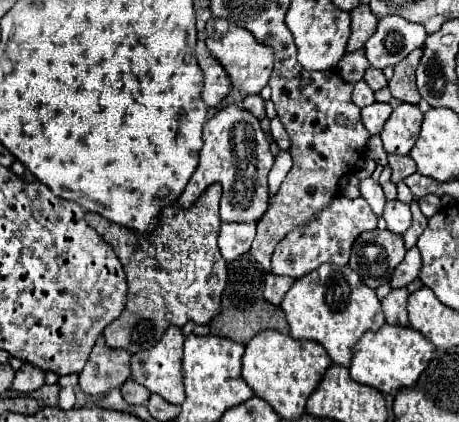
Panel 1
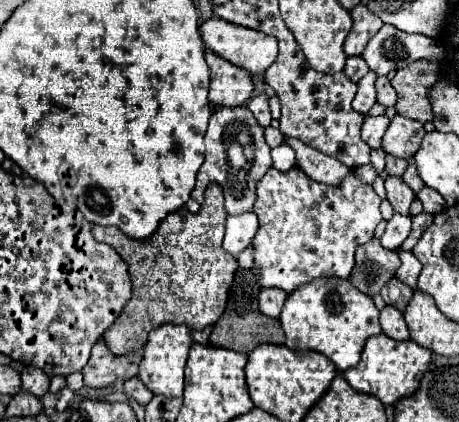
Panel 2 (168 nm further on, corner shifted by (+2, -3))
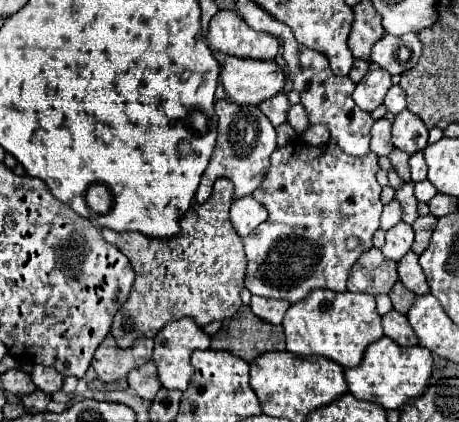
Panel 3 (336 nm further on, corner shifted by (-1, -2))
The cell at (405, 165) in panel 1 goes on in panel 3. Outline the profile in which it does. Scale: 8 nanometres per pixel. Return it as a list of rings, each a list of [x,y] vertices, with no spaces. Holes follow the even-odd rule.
[[[395,148],[395,150],[389,154],[389,160],[391,160],[395,172],[397,172],[405,182],[411,180],[411,176],[409,176],[409,164],[407,164],[409,156],[407,156],[403,150],[397,150],[397,148]]]

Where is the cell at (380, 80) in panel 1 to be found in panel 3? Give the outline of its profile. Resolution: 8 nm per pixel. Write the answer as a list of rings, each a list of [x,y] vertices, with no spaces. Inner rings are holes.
[[[391,86],[391,90],[387,92],[385,96],[385,106],[389,112],[393,114],[399,114],[401,110],[407,108],[407,102],[405,102],[405,92],[401,86]]]

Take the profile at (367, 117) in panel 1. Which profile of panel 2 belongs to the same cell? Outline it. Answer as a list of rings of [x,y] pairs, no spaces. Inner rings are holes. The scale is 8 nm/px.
[[[380,115],[380,117],[366,117],[364,119],[364,125],[362,125],[362,139],[372,147],[372,149],[378,149],[380,147],[380,141],[382,141],[382,135],[388,127],[390,119],[386,115]]]

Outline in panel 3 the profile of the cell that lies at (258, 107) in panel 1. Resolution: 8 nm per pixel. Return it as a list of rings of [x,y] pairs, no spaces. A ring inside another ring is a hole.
[[[279,94],[279,96],[271,98],[271,100],[261,102],[259,108],[271,120],[273,126],[281,126],[283,122],[287,122],[287,112],[289,112],[291,104],[289,104],[289,100],[287,100],[285,94]]]

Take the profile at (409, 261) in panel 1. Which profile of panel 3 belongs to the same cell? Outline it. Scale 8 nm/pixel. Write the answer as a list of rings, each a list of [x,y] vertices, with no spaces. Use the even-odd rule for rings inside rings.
[[[407,252],[399,262],[399,280],[415,294],[427,294],[429,284],[423,268],[419,266],[419,256],[415,252]]]

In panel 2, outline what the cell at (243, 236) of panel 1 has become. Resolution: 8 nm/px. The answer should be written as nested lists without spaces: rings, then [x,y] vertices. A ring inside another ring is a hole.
[[[254,211],[244,215],[230,215],[226,219],[226,235],[224,235],[224,251],[232,257],[238,257],[242,249],[246,249],[258,231],[258,217]]]

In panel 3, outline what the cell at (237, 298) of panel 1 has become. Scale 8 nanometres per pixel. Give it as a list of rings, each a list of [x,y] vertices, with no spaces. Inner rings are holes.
[[[241,306],[229,322],[211,338],[213,350],[227,350],[245,362],[253,362],[255,356],[285,350],[285,334],[281,326],[271,326],[259,320],[249,306]]]

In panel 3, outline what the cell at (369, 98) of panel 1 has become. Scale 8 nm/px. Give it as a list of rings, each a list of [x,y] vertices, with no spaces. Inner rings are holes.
[[[371,64],[369,72],[357,84],[353,92],[353,100],[359,108],[363,108],[365,112],[371,112],[383,104],[383,98],[389,88],[391,88],[391,74],[381,66]]]

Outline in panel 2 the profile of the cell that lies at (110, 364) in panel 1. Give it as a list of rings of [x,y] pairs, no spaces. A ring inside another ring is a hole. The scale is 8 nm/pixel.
[[[98,339],[92,357],[82,369],[84,385],[102,389],[110,387],[114,381],[128,381],[138,375],[138,365],[142,361],[142,351],[126,353],[126,355],[114,355],[104,339]]]

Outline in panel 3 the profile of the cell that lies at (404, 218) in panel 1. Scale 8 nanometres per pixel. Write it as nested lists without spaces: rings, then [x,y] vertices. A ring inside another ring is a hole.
[[[399,222],[391,230],[387,230],[387,242],[381,248],[381,252],[383,252],[383,256],[387,260],[399,262],[411,250],[411,244],[413,244],[413,230],[411,230],[411,226],[405,224],[405,222]]]

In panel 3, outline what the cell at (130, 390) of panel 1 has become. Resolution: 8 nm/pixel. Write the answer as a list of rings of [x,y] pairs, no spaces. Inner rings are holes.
[[[153,360],[131,370],[129,376],[127,376],[127,382],[129,382],[129,388],[137,396],[141,396],[145,402],[153,402],[153,398],[157,396],[157,392],[161,388],[161,382],[159,382],[159,376],[157,376],[157,366],[155,366]]]

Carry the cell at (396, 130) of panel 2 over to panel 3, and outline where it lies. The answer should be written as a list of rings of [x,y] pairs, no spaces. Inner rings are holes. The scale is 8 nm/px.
[[[403,110],[395,116],[395,122],[393,122],[393,144],[395,148],[407,154],[425,150],[427,128],[423,126],[423,122],[419,122],[419,118],[415,118],[415,114],[411,114],[409,110]]]

